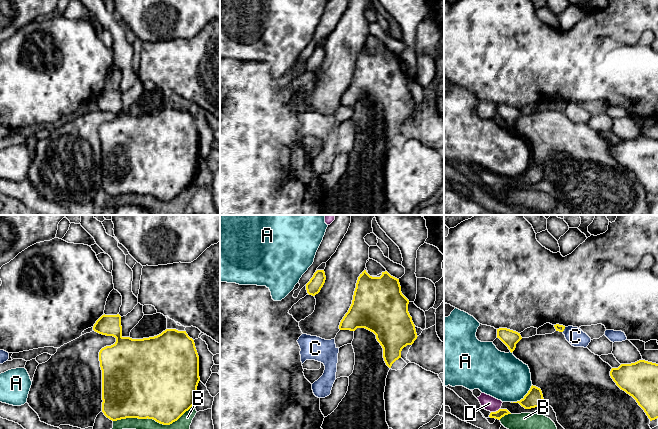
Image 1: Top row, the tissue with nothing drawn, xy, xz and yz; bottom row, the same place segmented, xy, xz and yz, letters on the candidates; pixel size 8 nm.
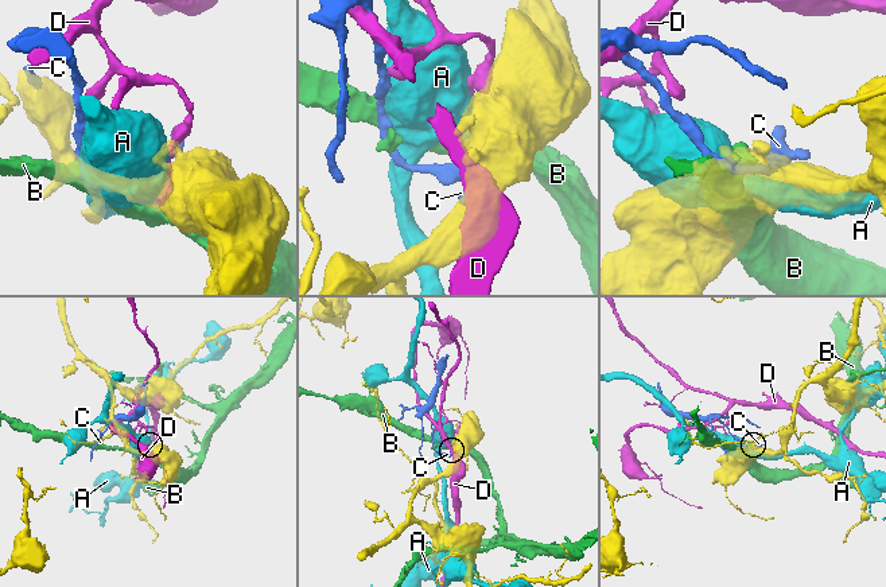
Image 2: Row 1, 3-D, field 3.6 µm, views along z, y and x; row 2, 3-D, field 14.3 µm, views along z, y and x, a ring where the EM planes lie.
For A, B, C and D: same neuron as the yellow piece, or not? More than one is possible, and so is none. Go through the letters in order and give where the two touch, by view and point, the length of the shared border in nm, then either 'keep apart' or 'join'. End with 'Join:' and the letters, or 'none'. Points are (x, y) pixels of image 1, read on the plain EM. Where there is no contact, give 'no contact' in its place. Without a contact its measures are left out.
A: contact yz (524, 172); length 220 nm; keep apart
B: contact xy (153, 195); length 650 nm; keep apart
C: contact yz (564, 104); length 50 nm; keep apart
D: contact yz (496, 187); length 80 nm; keep apart
Join: none

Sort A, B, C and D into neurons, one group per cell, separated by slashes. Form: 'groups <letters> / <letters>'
groups A / B / C / D

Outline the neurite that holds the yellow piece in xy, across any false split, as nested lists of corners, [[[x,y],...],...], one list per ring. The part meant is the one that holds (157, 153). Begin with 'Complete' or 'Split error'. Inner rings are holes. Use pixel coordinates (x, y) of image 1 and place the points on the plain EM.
Complete. [[[102,91],[93,106],[113,112],[116,118],[99,128],[102,146],[102,188],[112,197],[153,195],[163,201],[177,197],[194,182],[199,153],[199,132],[186,107],[166,105],[161,110],[132,115],[122,112],[121,92]]]

